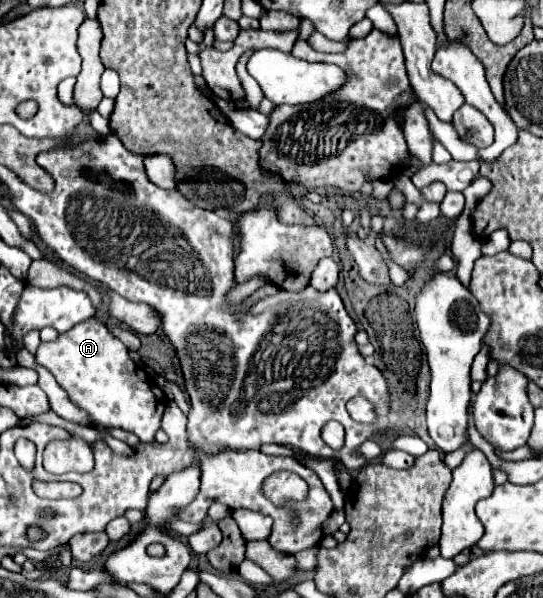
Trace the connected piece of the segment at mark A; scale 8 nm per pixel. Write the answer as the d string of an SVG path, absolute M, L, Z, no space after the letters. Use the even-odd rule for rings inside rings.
M89 318L69 332L59 334L55 342L41 342L35 358L55 376L69 400L89 414L93 424L135 432L141 442L154 441L165 410L165 394L155 380L129 358L125 344L115 338L103 322Z

